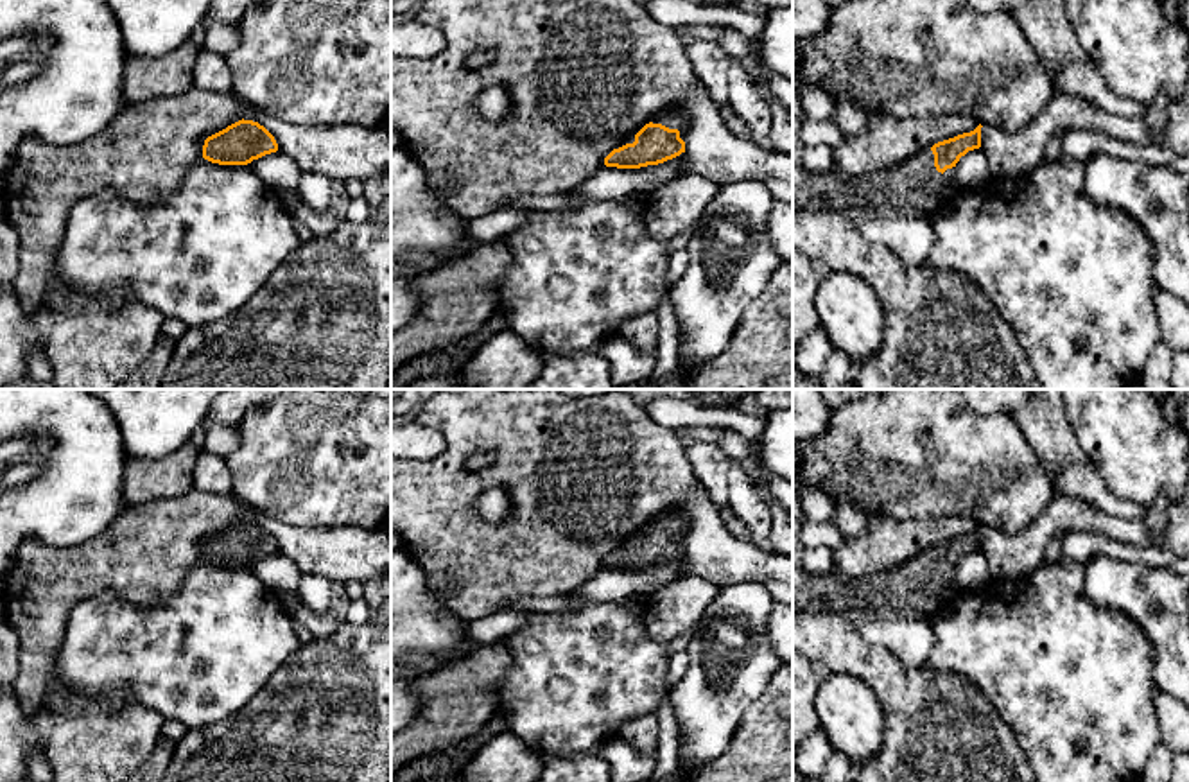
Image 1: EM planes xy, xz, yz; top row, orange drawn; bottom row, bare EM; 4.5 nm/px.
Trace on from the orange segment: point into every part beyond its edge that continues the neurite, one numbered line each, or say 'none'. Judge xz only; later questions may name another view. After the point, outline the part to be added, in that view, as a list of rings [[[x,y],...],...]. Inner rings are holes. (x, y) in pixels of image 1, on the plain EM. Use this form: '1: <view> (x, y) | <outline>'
1: xz (675, 521) | [[[673,509],[669,513],[664,513],[658,518],[655,518],[651,524],[653,526],[662,526],[662,527],[665,527],[669,531],[678,531],[680,540],[685,543],[685,538],[687,538],[687,517],[685,517],[683,511]]]

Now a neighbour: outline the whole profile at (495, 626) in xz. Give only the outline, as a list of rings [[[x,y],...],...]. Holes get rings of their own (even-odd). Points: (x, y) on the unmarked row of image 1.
[[[522,608],[497,610],[479,621],[468,622],[468,637],[473,646],[493,644],[522,628],[527,622],[529,613],[529,610]]]

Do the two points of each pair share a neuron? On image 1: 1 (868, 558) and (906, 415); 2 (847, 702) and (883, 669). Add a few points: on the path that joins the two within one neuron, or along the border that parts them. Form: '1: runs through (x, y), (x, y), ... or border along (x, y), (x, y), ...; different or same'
1: border along (868, 512), (920, 519); different
2: border along (833, 671), (852, 673), (870, 687), (883, 723); different

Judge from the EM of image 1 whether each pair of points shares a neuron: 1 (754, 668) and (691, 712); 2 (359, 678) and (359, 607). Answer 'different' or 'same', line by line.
1: same
2: different

